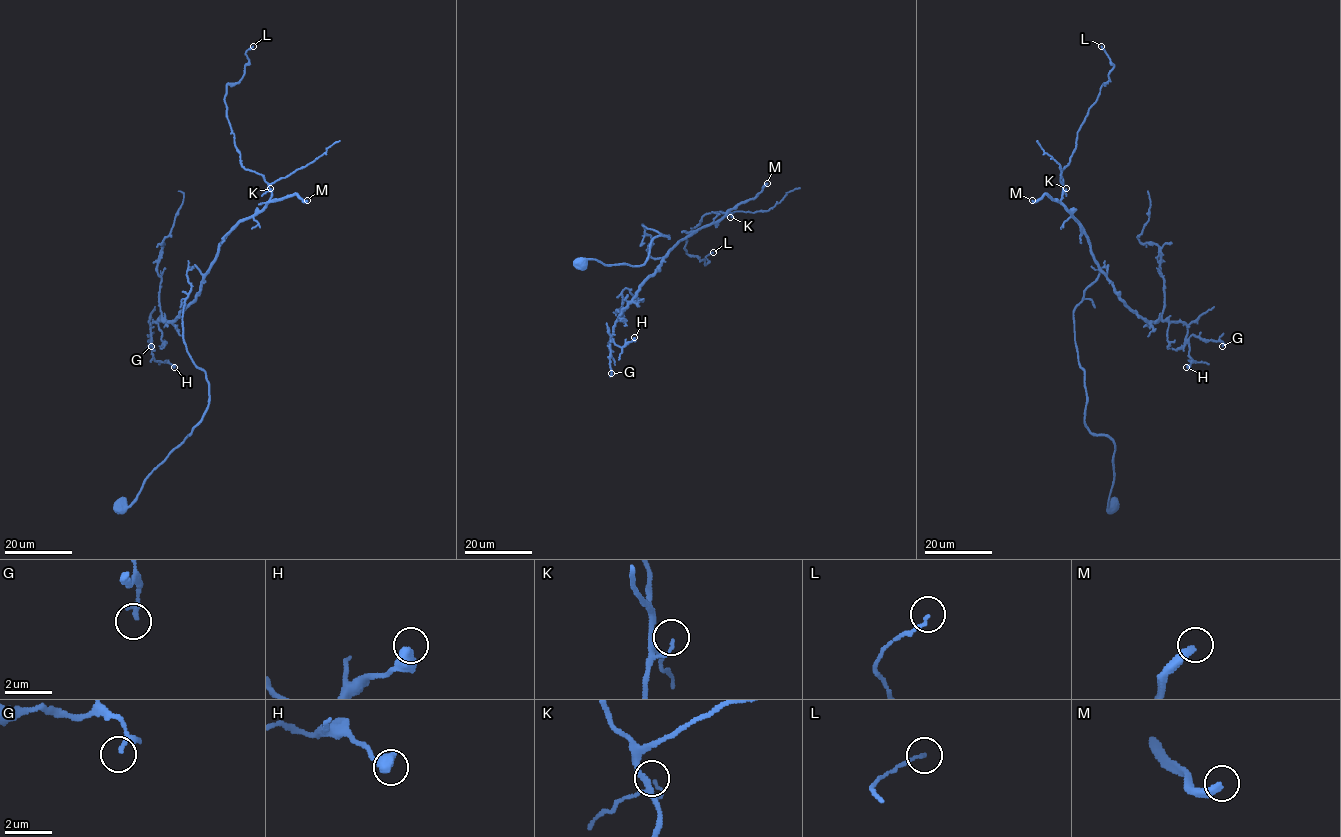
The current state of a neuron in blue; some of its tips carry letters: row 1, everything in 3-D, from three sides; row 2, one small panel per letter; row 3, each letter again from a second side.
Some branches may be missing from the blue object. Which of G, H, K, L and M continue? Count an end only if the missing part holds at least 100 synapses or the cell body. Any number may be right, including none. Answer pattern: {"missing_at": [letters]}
{"missing_at": ["M"]}

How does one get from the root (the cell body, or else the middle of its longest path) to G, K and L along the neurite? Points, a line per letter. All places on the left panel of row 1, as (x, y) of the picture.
G: (120, 506), (208, 403), (183, 338), (196, 267), (198, 295), (151, 324), (151, 346)
K: (120, 506), (208, 403), (206, 374), (183, 338), (186, 270), (204, 274), (219, 244), (264, 207), (270, 188)
L: (120, 506), (208, 403), (183, 338), (186, 270), (204, 274), (271, 195), (240, 162), (224, 100), (253, 46)

